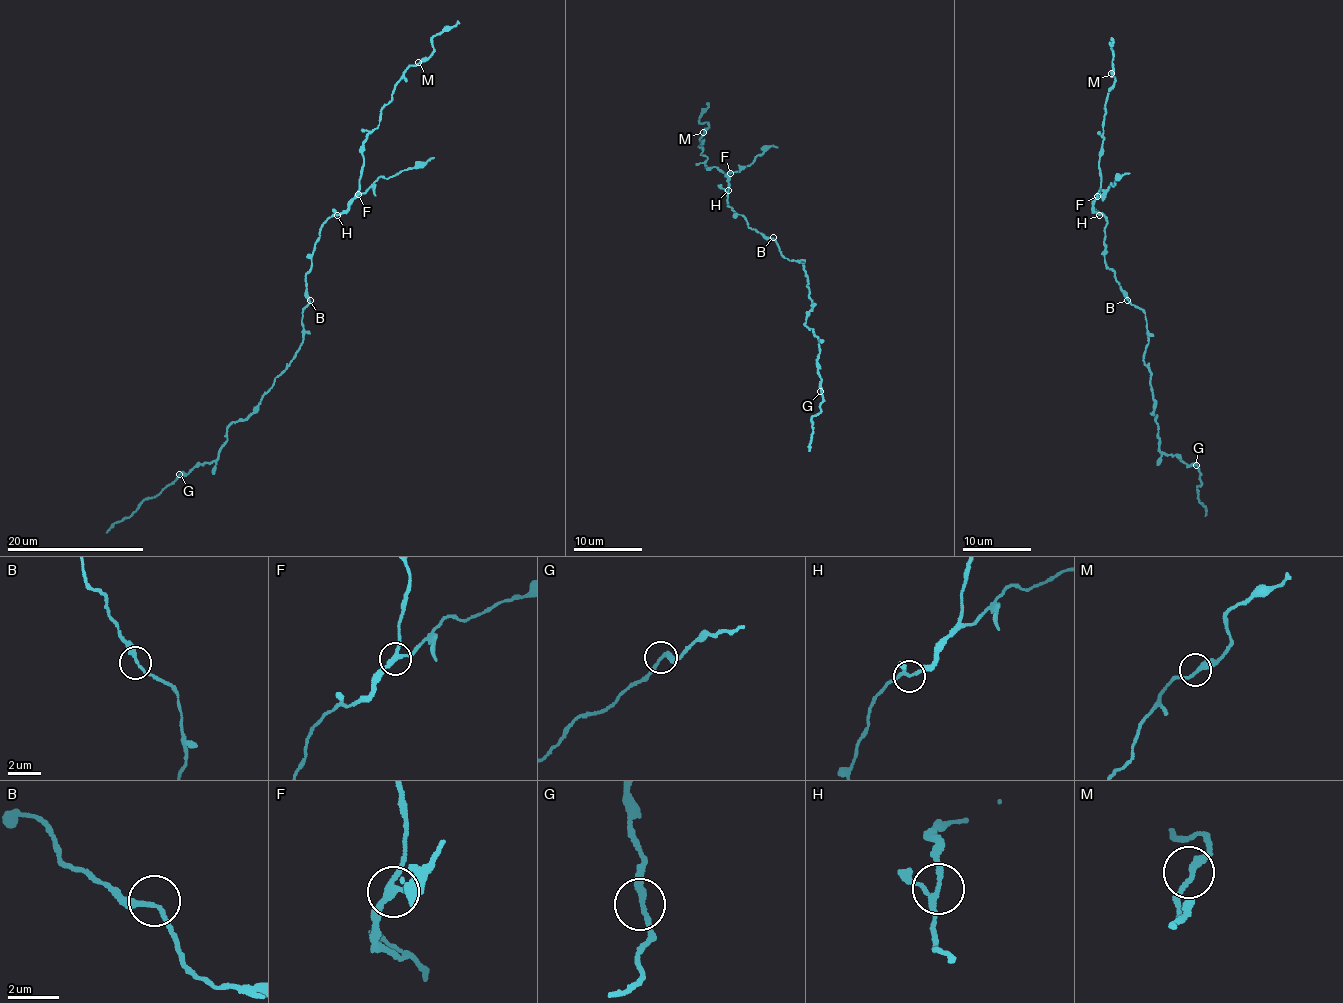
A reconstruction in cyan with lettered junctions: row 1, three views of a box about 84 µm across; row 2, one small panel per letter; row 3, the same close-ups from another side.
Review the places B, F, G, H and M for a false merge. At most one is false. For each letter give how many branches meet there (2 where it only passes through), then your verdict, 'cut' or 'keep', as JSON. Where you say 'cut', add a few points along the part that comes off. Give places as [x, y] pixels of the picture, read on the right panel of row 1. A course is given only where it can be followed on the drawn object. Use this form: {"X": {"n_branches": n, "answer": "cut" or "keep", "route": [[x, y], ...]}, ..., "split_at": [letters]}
{"B": {"n_branches": 2, "answer": "keep"}, "F": {"n_branches": 3, "answer": "cut", "route": [[1097, 197], [1103, 196], [1110, 186], [1116, 185], [1115, 179], [1130, 172]]}, "G": {"n_branches": 2, "answer": "keep"}, "H": {"n_branches": 3, "answer": "keep"}, "M": {"n_branches": 2, "answer": "keep"}, "split_at": ["F"]}

